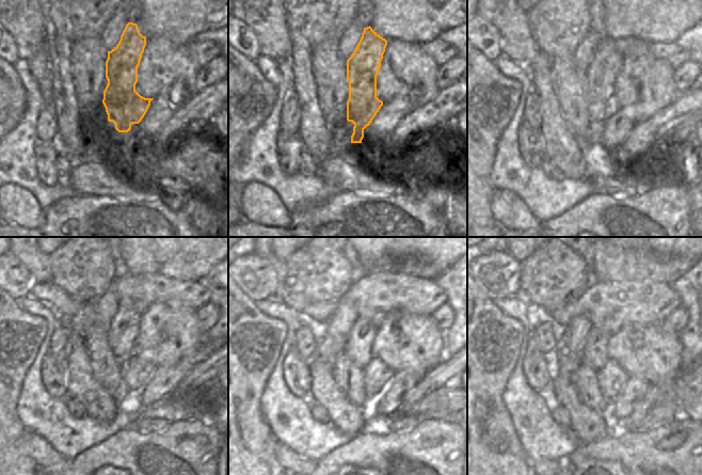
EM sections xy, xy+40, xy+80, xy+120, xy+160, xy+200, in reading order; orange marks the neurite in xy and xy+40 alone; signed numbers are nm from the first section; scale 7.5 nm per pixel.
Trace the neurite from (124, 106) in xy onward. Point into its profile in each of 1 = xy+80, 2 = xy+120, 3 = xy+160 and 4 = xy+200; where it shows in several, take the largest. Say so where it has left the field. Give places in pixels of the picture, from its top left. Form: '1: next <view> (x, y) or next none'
1: next xy+80 (601, 75)
2: next xy+120 (123, 330)
3: next xy+160 (359, 347)
4: next xy+200 (595, 357)

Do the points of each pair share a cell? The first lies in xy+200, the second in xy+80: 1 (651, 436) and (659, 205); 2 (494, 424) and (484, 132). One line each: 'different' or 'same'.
1: same
2: same

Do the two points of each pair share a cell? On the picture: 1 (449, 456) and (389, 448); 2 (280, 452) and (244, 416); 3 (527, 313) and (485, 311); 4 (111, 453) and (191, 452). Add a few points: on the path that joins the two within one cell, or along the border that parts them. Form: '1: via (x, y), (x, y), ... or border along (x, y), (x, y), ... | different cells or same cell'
1: via (434, 456), (408, 456), (404, 454) | same cell
2: border along (277, 441), (274, 447), (274, 455), (280, 463) | different cells
3: border along (493, 301), (504, 313), (515, 318), (523, 327) | different cells
4: via (131, 449), (138, 444), (150, 441), (171, 450) | same cell

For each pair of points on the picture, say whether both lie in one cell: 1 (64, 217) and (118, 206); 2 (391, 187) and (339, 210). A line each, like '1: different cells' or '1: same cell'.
1: same cell
2: different cells

